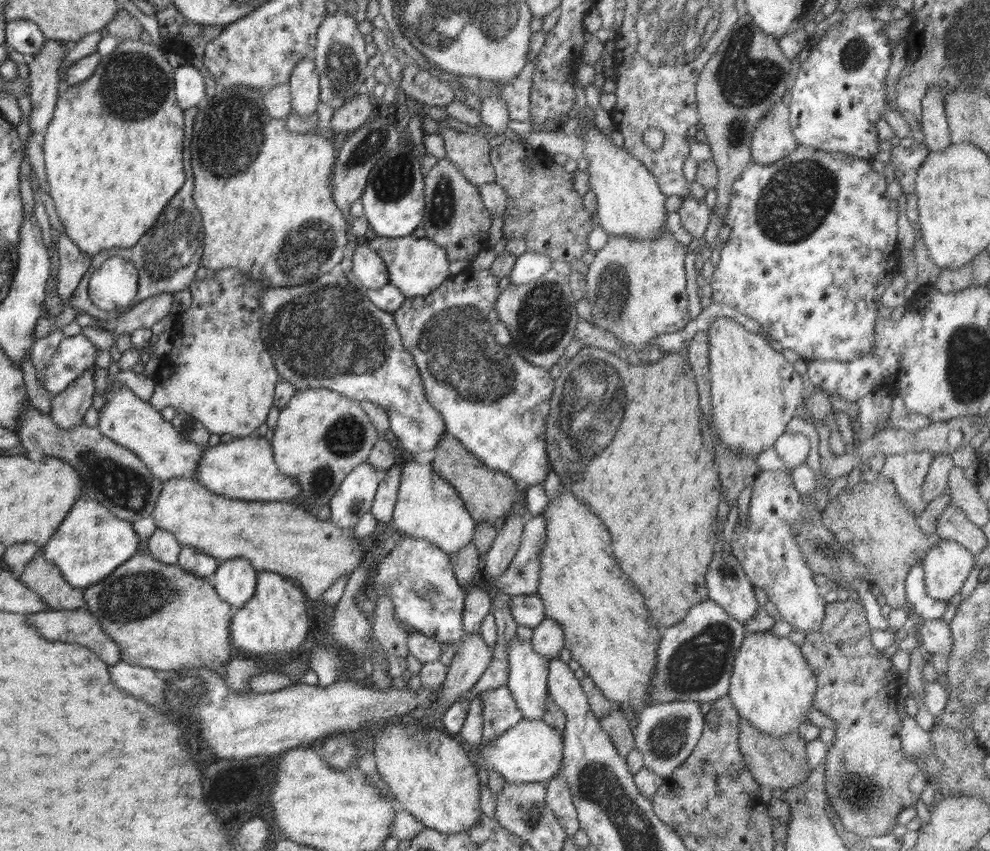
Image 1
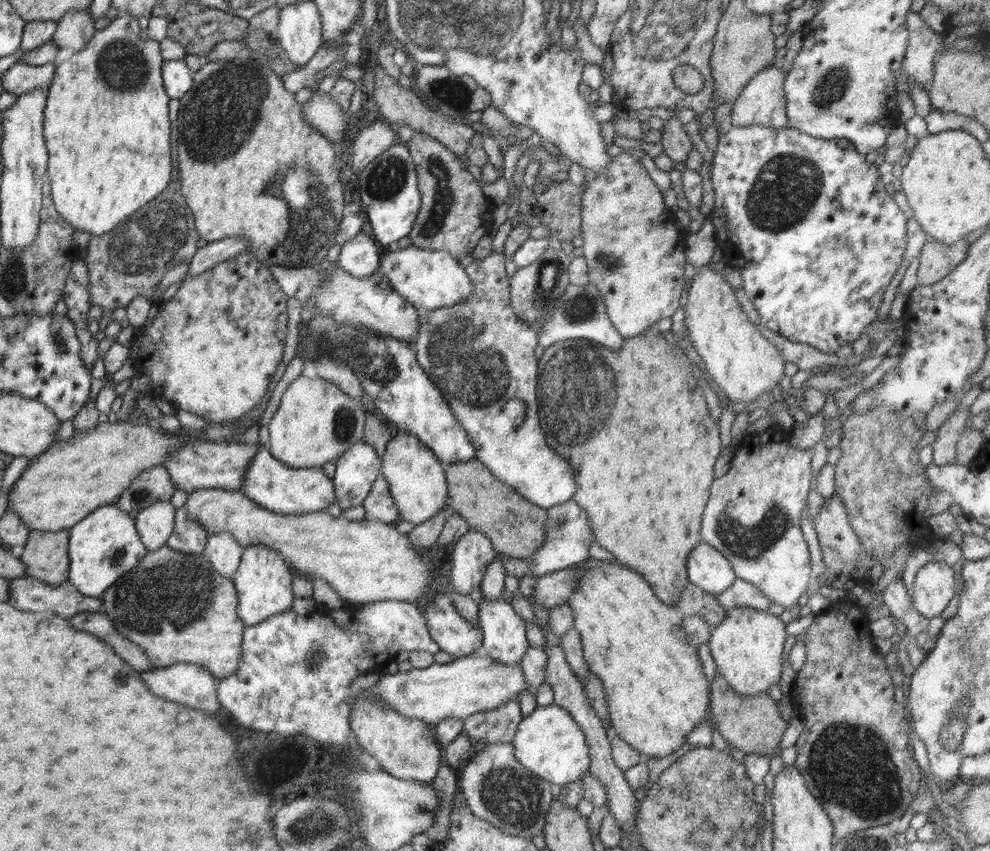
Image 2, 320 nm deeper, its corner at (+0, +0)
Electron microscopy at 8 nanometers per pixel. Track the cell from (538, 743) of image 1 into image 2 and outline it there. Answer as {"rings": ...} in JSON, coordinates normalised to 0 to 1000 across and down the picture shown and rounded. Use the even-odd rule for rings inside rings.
{"rings":[[[560,827],[542,830],[523,852],[517,874],[522,894],[549,919],[558,920],[562,927],[575,919],[586,918],[595,905],[597,893],[593,870],[570,831]]]}

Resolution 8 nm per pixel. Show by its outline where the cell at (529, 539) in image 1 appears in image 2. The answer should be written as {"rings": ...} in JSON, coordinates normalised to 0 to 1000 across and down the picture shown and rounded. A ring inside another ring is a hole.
{"rings":[[[580,588],[558,596],[552,604],[549,639],[540,646],[536,656],[532,657],[536,665],[535,677],[540,680],[590,660],[595,655],[596,639],[601,635],[592,602]]]}

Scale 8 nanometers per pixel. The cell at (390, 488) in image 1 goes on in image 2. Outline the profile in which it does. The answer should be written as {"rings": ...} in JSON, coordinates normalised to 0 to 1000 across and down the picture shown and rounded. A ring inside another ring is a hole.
{"rings":[[[384,557],[376,568],[376,573],[372,577],[367,595],[370,598],[370,610],[398,617],[404,613],[404,608],[391,566],[388,558]]]}

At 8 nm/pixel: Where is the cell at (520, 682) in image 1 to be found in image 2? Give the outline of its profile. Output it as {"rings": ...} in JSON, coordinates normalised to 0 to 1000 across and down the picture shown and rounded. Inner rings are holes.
{"rings":[[[483,693],[478,700],[482,707],[484,737],[487,739],[486,766],[498,773],[501,778],[512,781],[524,781],[532,761],[535,759],[531,751],[530,731],[528,726],[517,714],[517,711],[510,704],[502,703],[494,706],[487,700]]]}

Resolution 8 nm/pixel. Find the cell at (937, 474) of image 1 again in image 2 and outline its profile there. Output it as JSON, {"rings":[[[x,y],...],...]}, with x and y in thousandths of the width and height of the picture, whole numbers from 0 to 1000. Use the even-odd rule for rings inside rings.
{"rings":[[[968,481],[949,499],[943,524],[945,548],[966,546],[967,522],[975,506],[979,481]]]}

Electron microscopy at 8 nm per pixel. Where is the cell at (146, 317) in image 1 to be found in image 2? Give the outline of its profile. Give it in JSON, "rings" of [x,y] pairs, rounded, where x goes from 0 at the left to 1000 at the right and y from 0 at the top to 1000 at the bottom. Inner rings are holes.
{"rings":[[[232,278],[204,289],[193,303],[188,325],[197,325],[243,296],[248,296],[252,294],[251,288],[253,284],[248,282],[248,278]]]}

